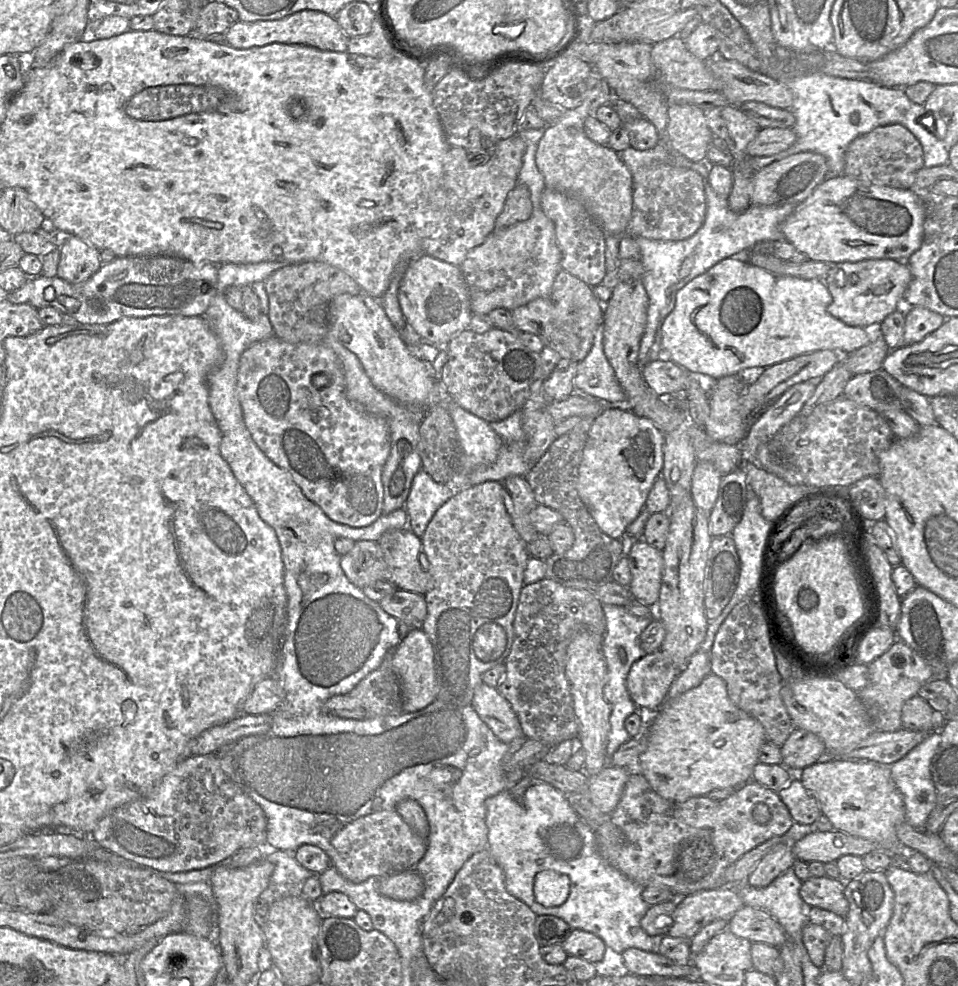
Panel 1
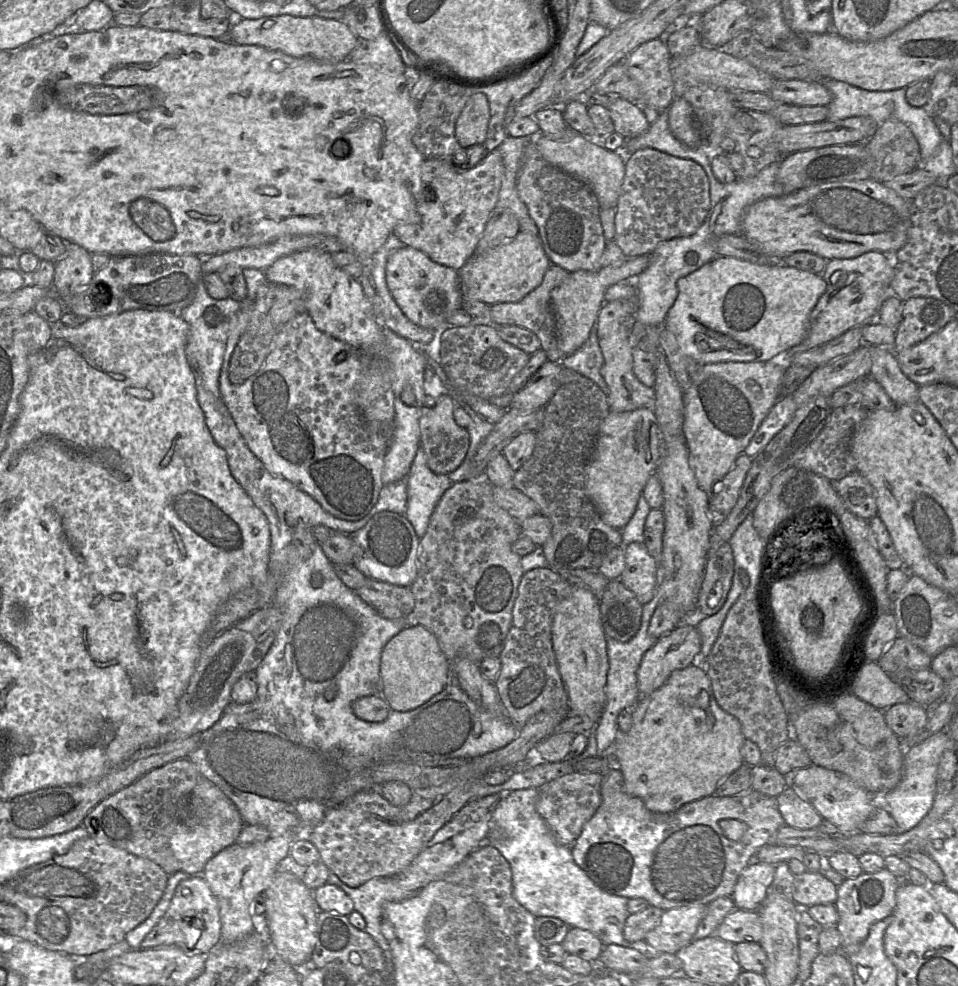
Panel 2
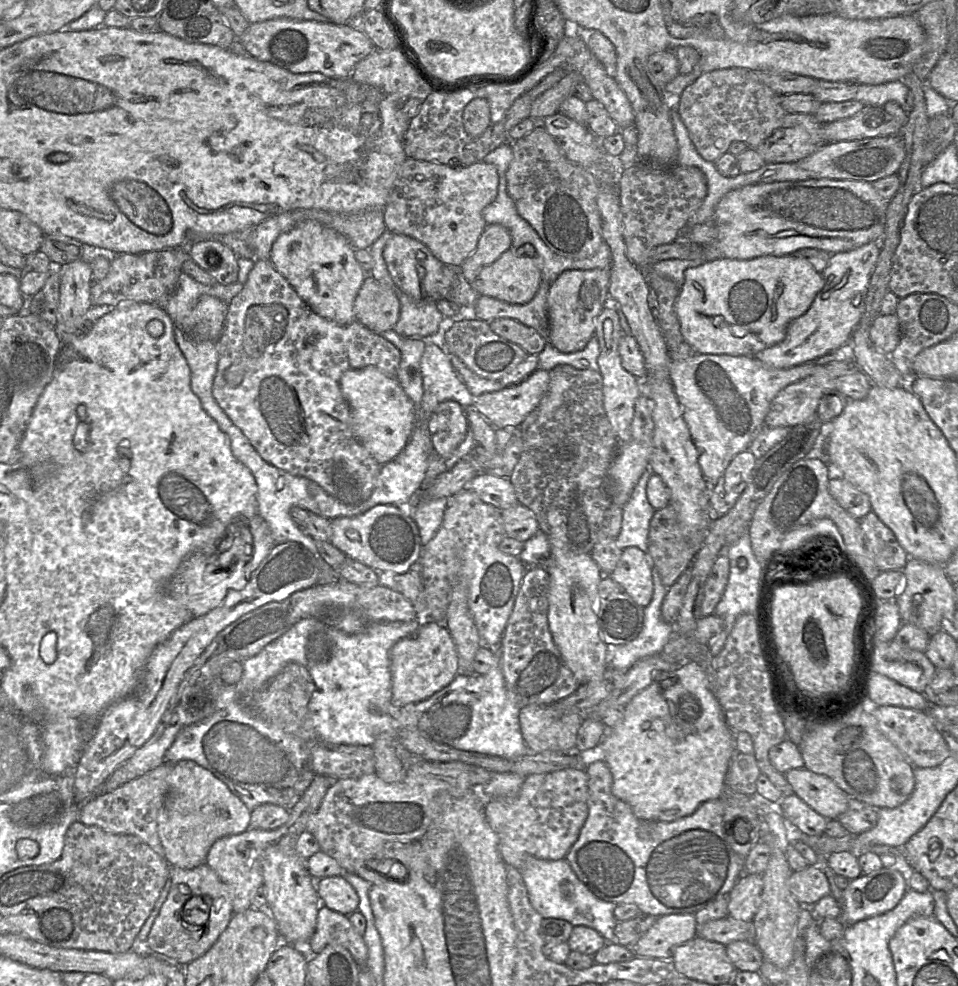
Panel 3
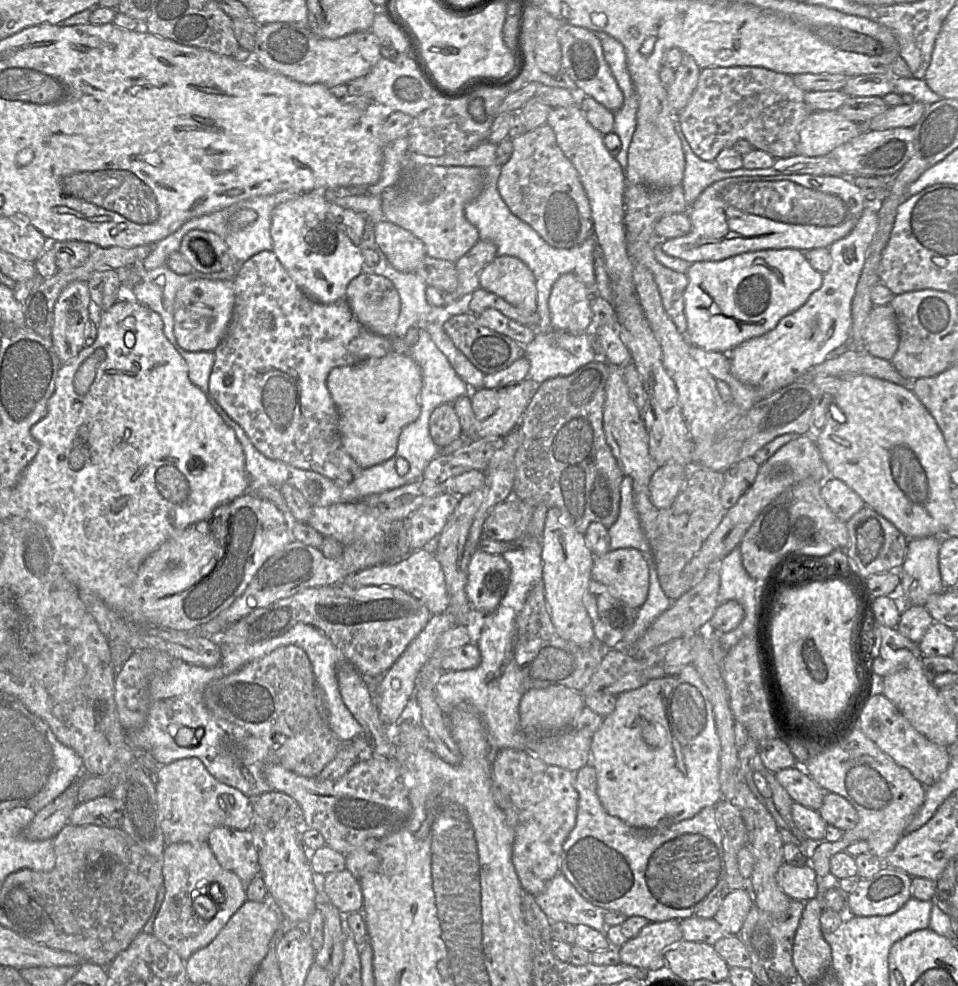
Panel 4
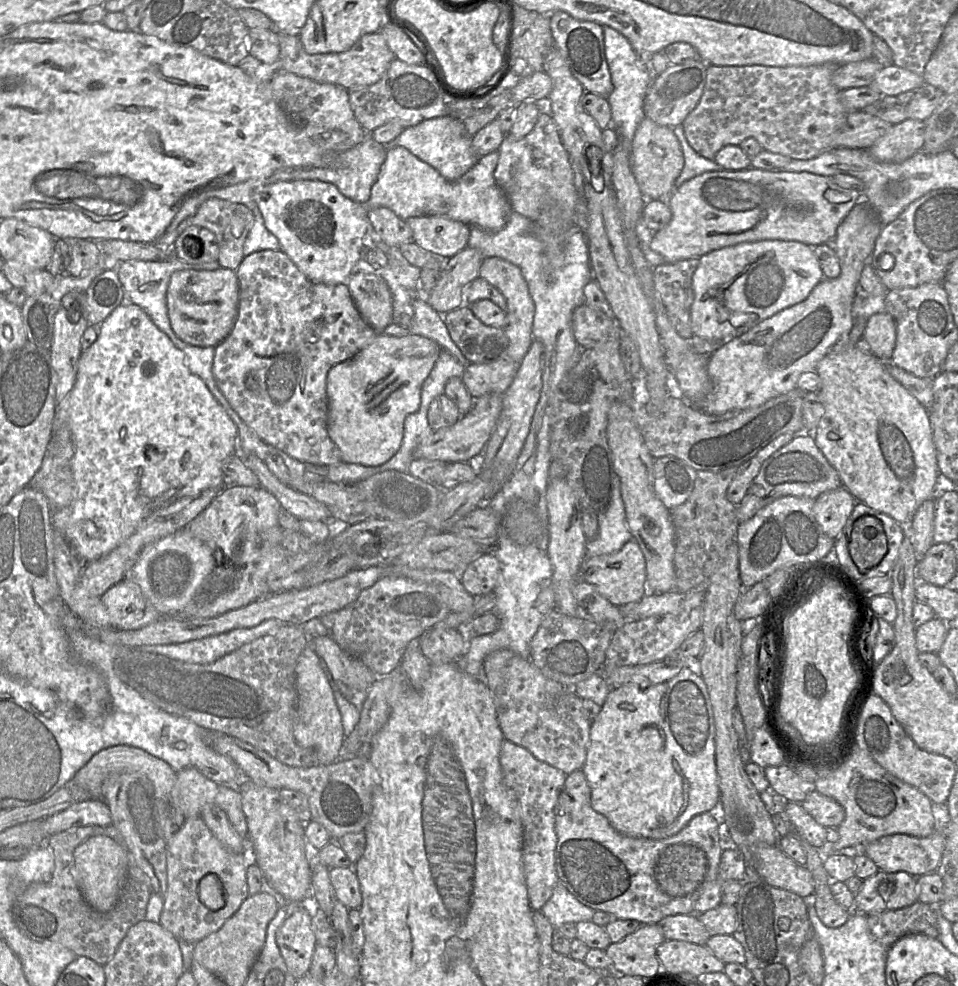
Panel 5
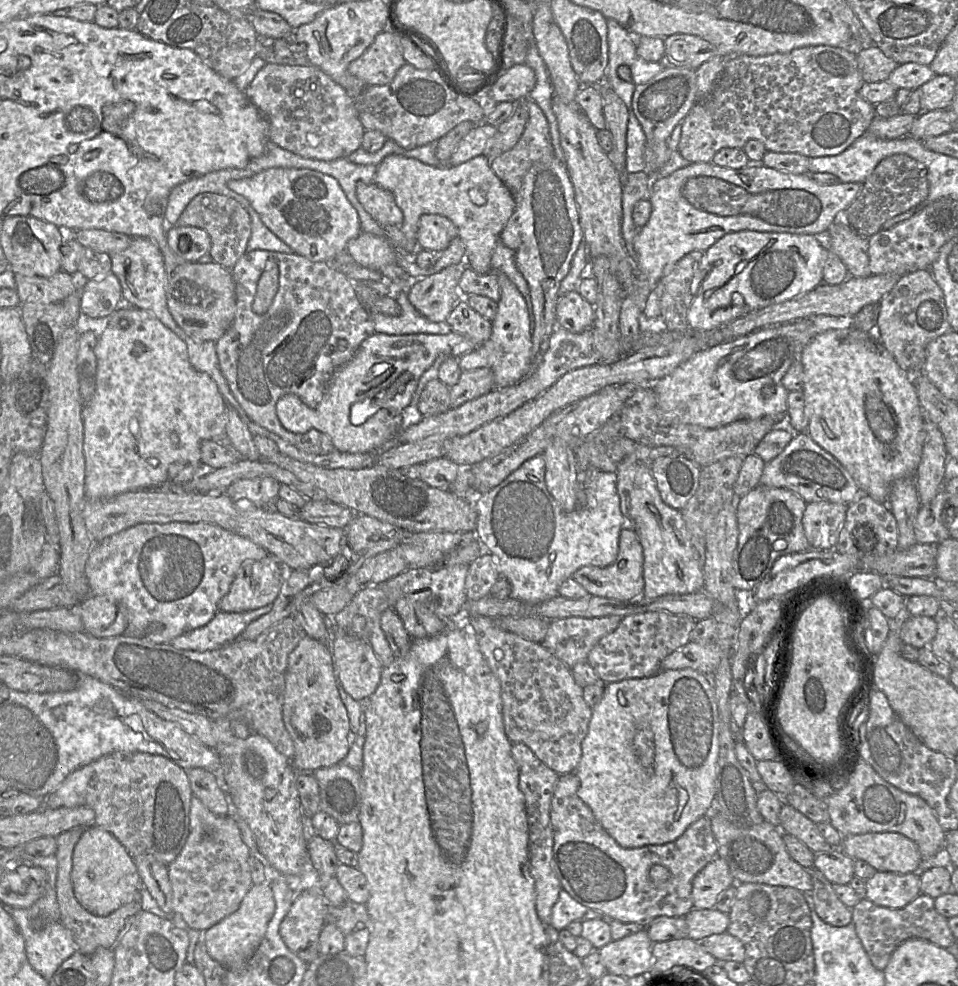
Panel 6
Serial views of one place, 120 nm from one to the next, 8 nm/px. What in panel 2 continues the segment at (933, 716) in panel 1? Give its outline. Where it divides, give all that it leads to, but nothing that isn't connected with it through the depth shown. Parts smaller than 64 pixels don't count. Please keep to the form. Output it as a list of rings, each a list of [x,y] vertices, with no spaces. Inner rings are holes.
[[[913,701],[892,705],[883,713],[887,725],[899,739],[921,731],[928,717],[926,707]]]

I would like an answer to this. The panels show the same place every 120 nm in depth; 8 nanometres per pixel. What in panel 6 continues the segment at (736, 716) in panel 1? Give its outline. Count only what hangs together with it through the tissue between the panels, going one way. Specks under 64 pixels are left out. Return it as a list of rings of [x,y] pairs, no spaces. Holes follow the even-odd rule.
[[[685,668],[659,671],[655,675],[645,678],[606,683],[602,699],[593,708],[588,731],[582,742],[581,760],[575,770],[580,781],[578,796],[591,809],[606,832],[620,846],[639,848],[647,845],[666,844],[679,838],[697,819],[709,815],[713,811],[719,749],[719,715],[713,676],[706,676],[694,669]]]

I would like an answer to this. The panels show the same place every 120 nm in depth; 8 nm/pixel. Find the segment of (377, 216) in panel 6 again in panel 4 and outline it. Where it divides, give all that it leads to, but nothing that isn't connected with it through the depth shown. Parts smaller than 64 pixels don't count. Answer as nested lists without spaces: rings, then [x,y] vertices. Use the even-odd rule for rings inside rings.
[[[385,219],[372,227],[373,236],[389,263],[401,272],[415,272],[426,256],[423,242],[410,231]]]

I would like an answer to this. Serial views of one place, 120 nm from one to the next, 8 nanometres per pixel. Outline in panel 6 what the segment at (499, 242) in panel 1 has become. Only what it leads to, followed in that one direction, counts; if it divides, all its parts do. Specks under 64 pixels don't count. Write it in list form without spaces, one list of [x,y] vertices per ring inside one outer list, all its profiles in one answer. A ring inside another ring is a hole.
[[[496,272],[501,296],[498,310],[491,321],[492,334],[488,341],[472,351],[462,355],[459,360],[461,371],[477,368],[489,368],[494,375],[495,388],[509,387],[529,375],[529,363],[532,349],[532,331],[525,298],[517,286],[503,273]]]

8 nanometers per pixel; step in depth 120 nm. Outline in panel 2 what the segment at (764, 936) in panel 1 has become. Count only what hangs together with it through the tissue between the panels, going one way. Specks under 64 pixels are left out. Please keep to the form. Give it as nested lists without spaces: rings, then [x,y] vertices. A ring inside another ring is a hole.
[[[734,909],[726,915],[714,935],[733,944],[759,943],[762,937],[762,924],[758,910]]]

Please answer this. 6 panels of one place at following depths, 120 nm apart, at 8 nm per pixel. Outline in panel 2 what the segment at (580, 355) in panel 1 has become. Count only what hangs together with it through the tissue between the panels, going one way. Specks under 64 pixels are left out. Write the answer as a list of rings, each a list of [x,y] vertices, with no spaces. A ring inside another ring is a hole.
[[[551,265],[544,274],[541,284],[518,302],[489,305],[488,321],[496,327],[515,325],[533,332],[541,343],[548,361],[559,362],[565,355],[559,350],[556,340],[555,316],[551,305],[551,292],[560,285],[569,272],[556,265]]]

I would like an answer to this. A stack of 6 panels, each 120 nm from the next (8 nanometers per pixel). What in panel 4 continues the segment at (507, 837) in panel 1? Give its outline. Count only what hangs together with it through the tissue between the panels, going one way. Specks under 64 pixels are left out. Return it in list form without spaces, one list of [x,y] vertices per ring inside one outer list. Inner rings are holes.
[[[560,872],[548,883],[545,890],[534,898],[550,922],[568,922],[574,926],[587,925],[606,935],[607,926],[604,922],[604,914],[607,911],[584,899]]]

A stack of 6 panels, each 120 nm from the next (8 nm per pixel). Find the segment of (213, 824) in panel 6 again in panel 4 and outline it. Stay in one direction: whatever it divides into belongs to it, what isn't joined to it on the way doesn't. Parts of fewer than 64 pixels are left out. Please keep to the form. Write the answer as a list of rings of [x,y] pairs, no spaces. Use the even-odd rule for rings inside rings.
[[[207,840],[167,844],[164,849],[162,873],[165,896],[154,921],[152,934],[187,960],[194,952],[210,944],[232,915],[247,901],[246,887],[234,872],[220,865]],[[199,894],[208,895],[216,904],[217,912],[211,919],[201,918],[193,908],[193,899]]]

